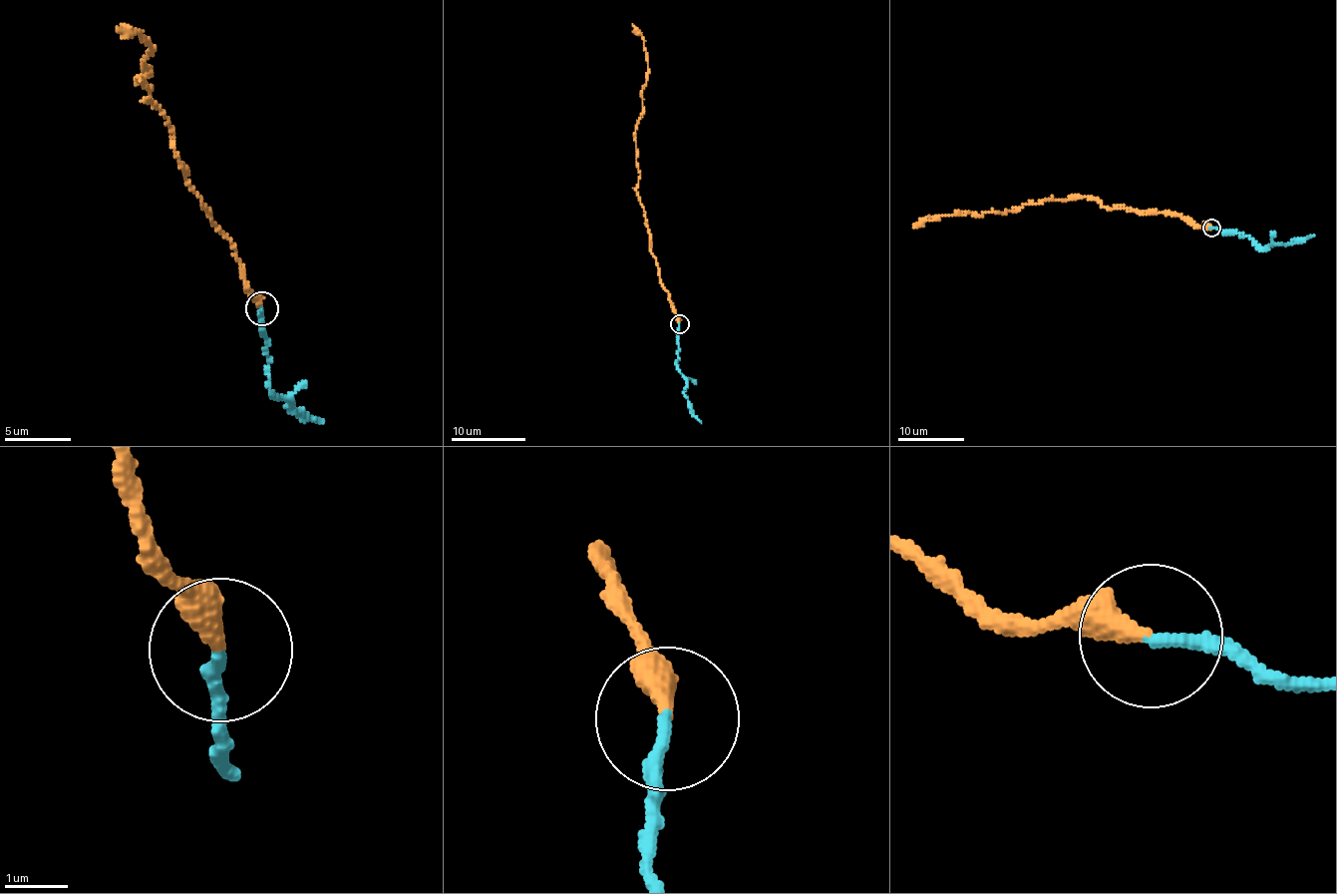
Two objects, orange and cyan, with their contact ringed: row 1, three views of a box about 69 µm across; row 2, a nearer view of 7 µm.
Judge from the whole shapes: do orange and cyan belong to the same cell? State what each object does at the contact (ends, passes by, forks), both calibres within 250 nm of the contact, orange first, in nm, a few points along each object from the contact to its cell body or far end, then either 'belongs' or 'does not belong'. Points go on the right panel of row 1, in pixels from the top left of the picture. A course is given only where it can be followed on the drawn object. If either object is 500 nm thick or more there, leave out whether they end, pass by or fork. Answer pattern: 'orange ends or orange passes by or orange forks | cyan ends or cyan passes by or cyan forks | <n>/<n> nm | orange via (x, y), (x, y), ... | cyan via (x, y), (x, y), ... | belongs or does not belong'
orange ends | cyan ends | 320/200 nm | orange via (1210, 227), (1169, 213), (1110, 210), (1097, 199), (1076, 198), (971, 215), (941, 215), (914, 226) | cyan via (1210, 227), (1239, 232), (1249, 236), (1260, 248), (1304, 239), (1313, 234) | does not belong

